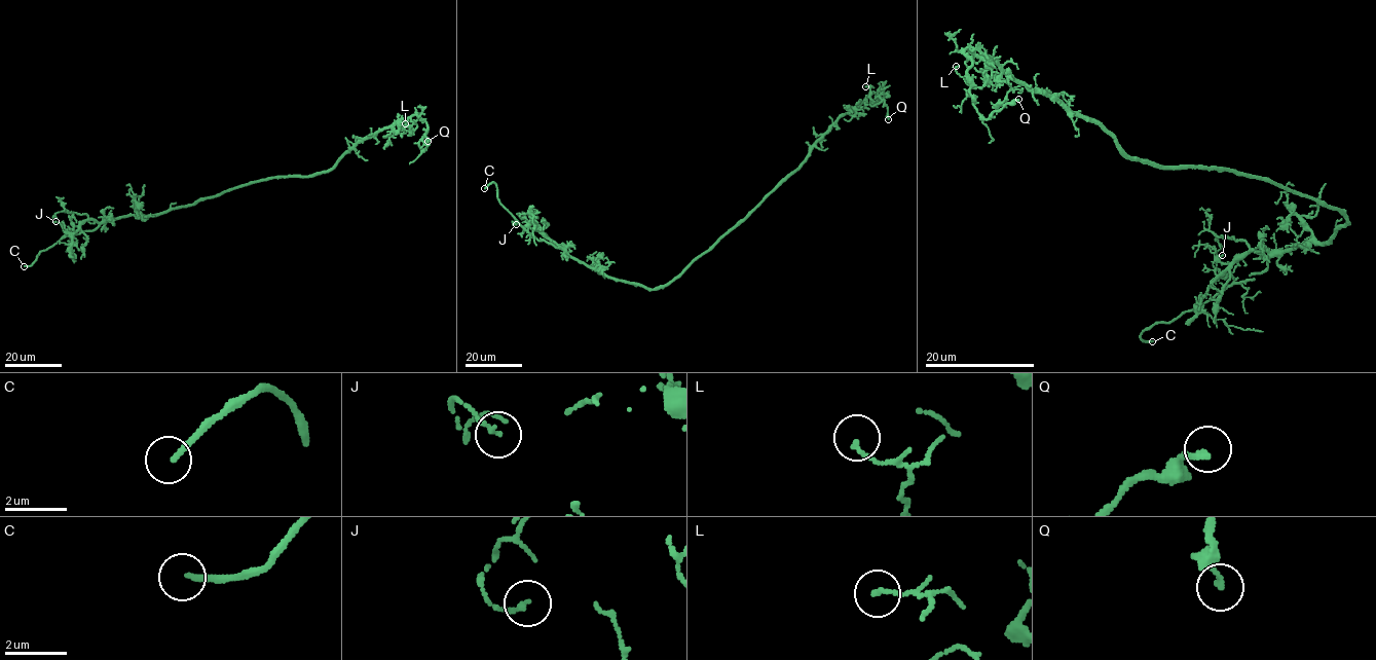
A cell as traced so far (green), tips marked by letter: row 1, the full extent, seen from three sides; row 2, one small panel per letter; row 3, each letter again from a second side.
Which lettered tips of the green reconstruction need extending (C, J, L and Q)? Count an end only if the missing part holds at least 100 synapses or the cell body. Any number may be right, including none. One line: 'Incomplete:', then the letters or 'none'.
Incomplete: C

